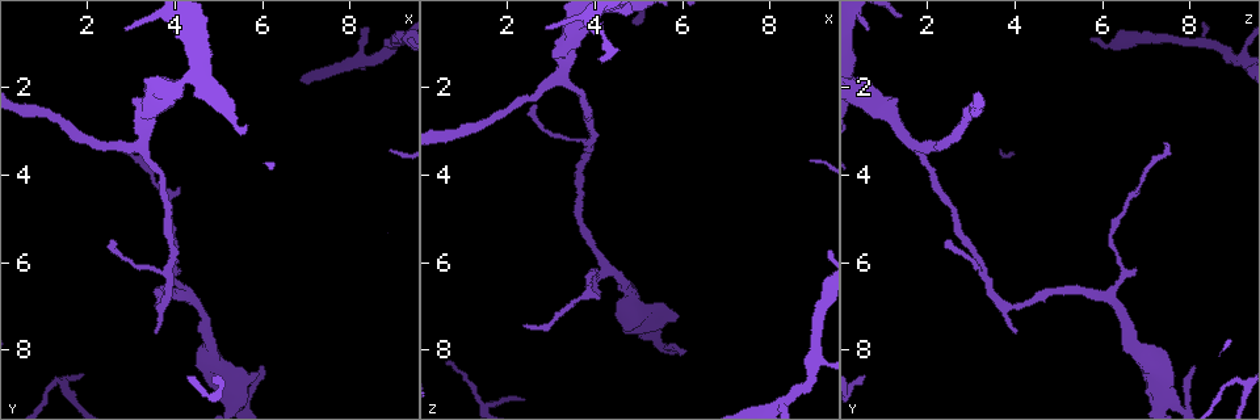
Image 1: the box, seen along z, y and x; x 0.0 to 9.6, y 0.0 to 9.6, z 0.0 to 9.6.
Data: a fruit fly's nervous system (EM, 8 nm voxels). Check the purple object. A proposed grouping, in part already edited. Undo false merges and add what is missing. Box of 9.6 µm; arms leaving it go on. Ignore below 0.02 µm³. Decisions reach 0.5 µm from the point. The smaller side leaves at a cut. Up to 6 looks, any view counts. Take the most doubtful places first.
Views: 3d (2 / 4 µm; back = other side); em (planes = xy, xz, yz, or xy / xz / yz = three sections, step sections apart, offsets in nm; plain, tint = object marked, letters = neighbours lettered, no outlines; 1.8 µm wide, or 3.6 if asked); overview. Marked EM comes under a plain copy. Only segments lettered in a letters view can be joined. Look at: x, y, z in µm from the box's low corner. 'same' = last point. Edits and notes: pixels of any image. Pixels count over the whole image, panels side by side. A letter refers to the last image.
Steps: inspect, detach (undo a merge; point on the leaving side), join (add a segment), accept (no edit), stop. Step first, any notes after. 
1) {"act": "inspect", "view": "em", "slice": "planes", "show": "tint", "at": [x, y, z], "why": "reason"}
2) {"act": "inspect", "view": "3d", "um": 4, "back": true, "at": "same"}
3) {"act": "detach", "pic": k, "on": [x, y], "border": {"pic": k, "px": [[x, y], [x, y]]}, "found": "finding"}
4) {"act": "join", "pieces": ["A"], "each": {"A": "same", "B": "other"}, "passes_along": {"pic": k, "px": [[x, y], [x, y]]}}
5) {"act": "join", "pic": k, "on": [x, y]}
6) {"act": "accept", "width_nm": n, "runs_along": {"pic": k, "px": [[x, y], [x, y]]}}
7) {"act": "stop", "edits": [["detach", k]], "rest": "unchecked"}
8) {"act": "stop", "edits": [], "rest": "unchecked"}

{"act": "inspect", "view": "em", "slice": "xy", "step": 8, "show": "letters", "at": [5.95, 8.55, 7.25]}

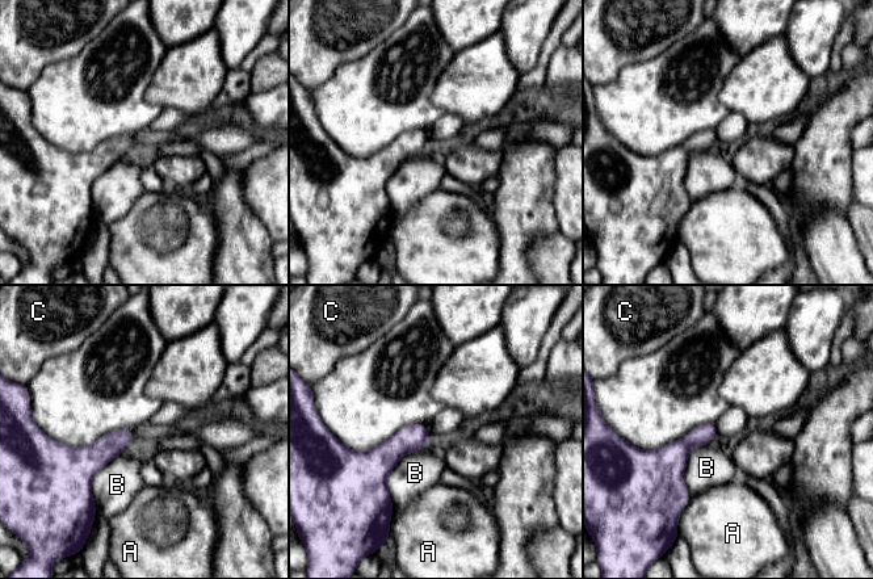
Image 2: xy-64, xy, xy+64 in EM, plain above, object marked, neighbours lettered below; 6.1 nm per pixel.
{"act": "accept", "longest_contact_nm": ["B", 420], "each": {"A": "other", "B": "other", "C": "other"}, "found": "none of them fits"}

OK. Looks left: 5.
{"act": "inspect", "view": "em", "um": 3.6, "slice": "planes", "show": "tint", "at": [2.60, 5.65, 2.45], "why": "an open end"}

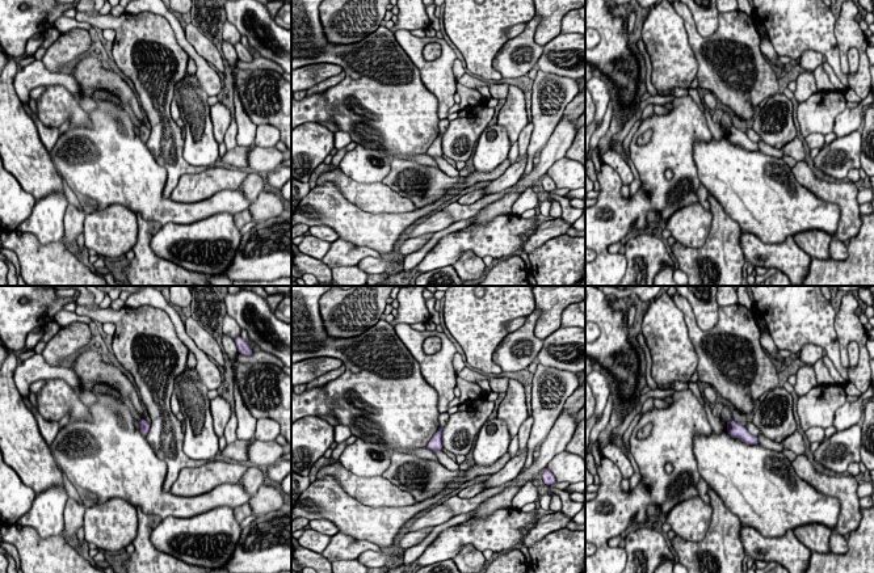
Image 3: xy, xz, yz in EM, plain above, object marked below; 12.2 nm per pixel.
{"act": "inspect", "view": "em", "um": 3.6, "slice": "planes", "show": "letters", "at": "same"}

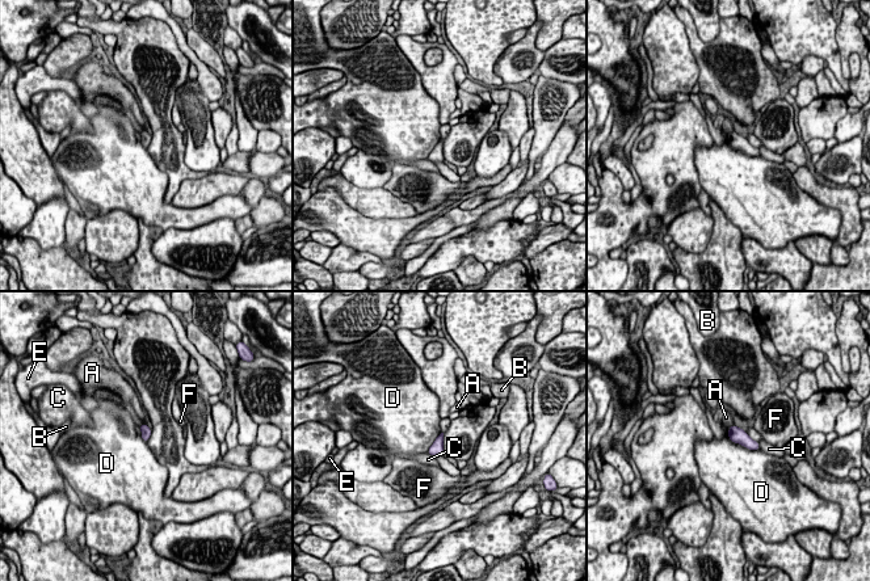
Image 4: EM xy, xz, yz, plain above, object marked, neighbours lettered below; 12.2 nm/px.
{"act": "accept", "each": {"A": "other", "B": "other", "C": "other", "D": "other", "E": "other", "F": "other"}, "border": {"pic": 4, "px": [[727, 433], [732, 441], [759, 450]]}, "found": "none of them fits"}

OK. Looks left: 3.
{"act": "inspect", "view": "3d", "um": 2, "at": [2.40, 3.25, 7.45], "why": "end of a long branch"}

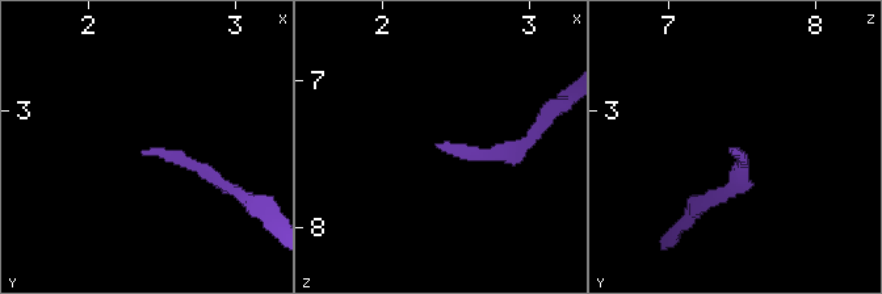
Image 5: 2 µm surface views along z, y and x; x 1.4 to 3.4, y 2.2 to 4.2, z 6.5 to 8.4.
{"act": "inspect", "view": "em", "slice": "planes", "show": "letters", "at": [2.42, 3.30, 7.44]}

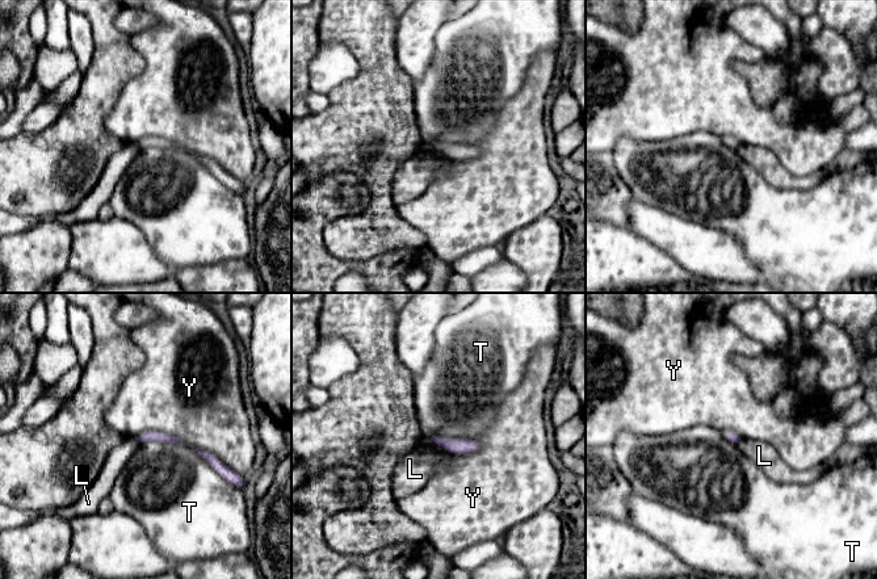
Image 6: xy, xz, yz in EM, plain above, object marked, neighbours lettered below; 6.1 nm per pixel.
{"act": "accept", "each": {"L": "other", "T": "other", "Y": "other"}, "border": {"pic": 6, "px": [[181, 441], [141, 443]]}, "found": "no lettered segment goes on from it"}

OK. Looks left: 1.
{"act": "stop", "edits": [], "rest": "unchecked"}

